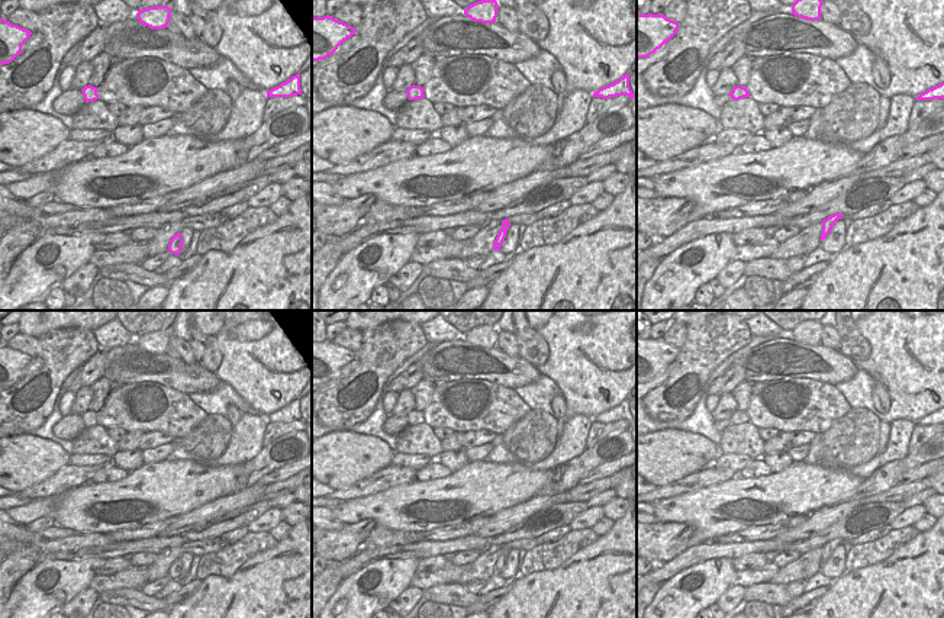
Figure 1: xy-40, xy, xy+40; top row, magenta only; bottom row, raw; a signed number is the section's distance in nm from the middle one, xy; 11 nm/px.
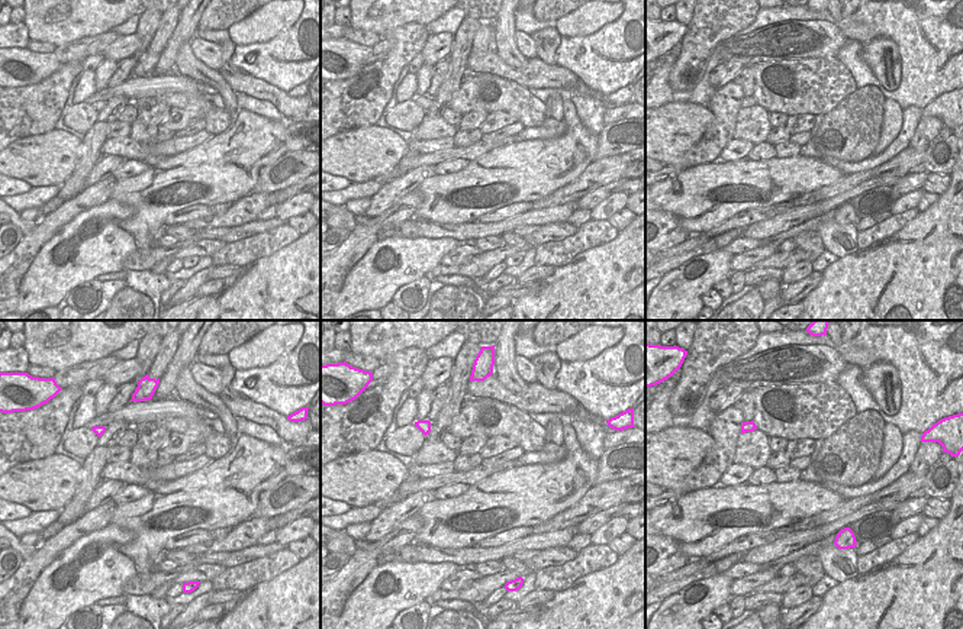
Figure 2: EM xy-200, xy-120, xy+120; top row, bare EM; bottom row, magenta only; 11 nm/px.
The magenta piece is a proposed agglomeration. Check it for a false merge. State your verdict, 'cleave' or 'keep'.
cleave

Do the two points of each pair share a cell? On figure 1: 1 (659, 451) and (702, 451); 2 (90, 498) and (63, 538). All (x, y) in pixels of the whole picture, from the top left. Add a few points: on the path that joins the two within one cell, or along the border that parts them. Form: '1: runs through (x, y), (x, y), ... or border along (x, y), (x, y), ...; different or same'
1: runs through (669, 451), (692, 451); same
2: border along (55, 524), (64, 528), (103, 534); different

